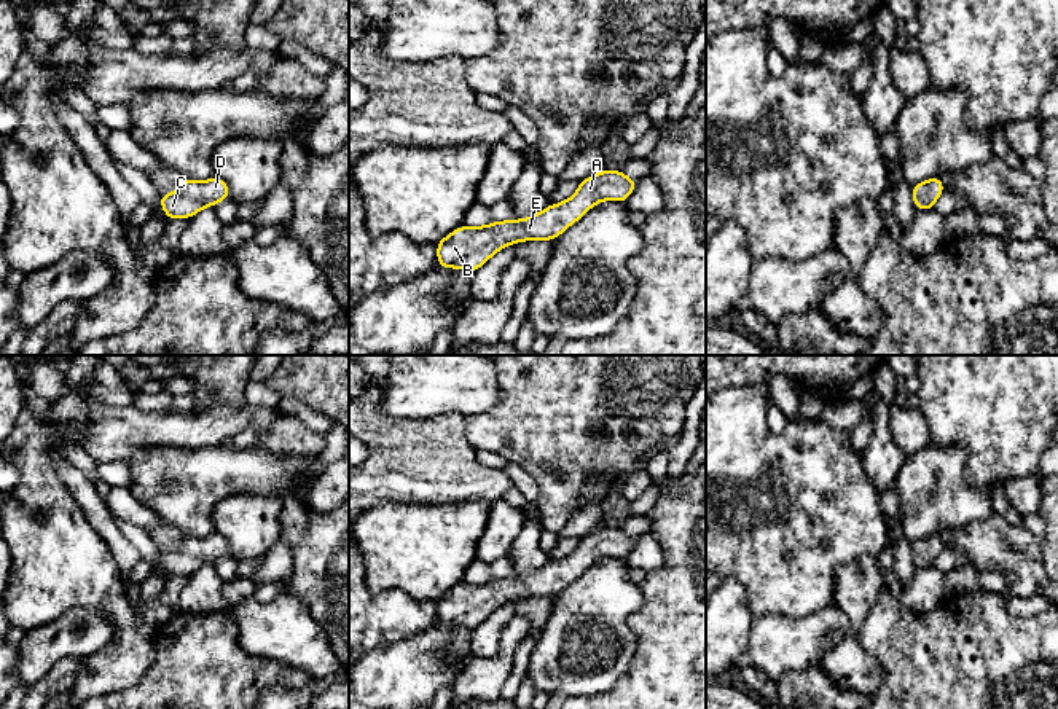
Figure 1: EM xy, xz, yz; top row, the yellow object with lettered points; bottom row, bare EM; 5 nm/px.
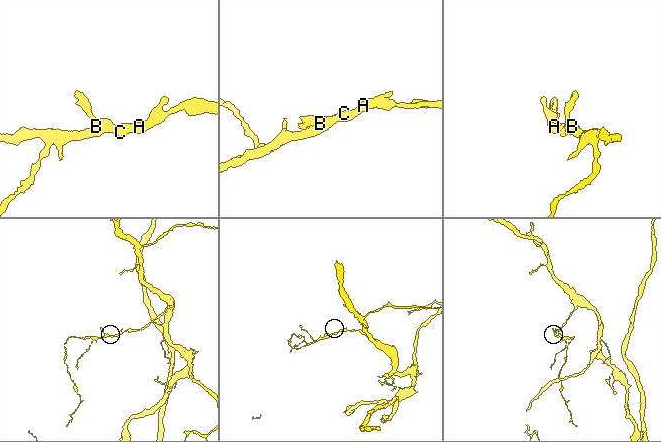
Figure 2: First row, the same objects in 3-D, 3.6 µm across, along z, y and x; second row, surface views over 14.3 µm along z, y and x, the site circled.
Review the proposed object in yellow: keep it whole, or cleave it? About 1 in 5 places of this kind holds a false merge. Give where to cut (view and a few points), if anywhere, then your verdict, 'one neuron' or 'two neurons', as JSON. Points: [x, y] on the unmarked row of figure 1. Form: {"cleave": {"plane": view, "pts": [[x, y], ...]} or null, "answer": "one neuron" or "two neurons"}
{"cleave": null, "answer": "one neuron"}

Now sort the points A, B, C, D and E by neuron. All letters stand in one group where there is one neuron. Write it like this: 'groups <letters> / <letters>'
groups A B C D E

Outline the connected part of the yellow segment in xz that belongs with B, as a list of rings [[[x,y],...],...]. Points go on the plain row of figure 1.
[[[598,527],[582,537],[575,551],[559,561],[550,561],[524,577],[492,578],[486,583],[459,583],[437,601],[438,625],[454,625],[473,629],[480,626],[499,607],[523,597],[553,597],[570,582],[578,578],[591,564],[601,558],[625,559],[636,546],[639,537],[628,535],[623,527]]]

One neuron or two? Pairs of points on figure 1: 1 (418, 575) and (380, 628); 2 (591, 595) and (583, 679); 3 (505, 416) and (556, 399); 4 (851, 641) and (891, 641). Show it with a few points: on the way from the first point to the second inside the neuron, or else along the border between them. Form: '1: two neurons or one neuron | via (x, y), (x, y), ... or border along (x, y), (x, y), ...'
1: two neurons | border along (368, 588), (403, 590), (435, 603)
2: one neuron | via (590, 618), (580, 650), (564, 666)
3: one neuron | via (518, 416), (536, 416), (544, 411)
4: two neurons | border along (872, 606), (859, 644), (881, 671)

